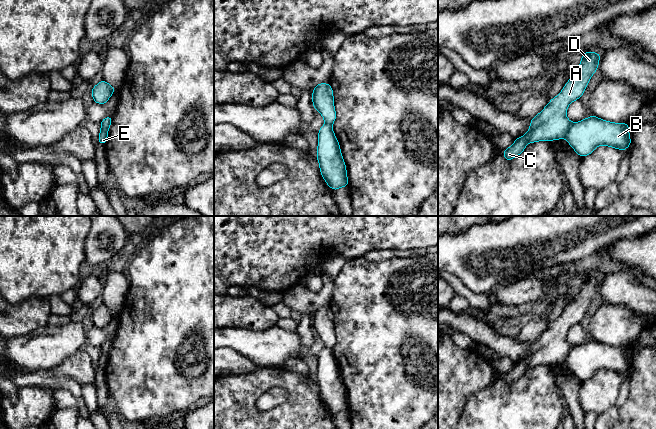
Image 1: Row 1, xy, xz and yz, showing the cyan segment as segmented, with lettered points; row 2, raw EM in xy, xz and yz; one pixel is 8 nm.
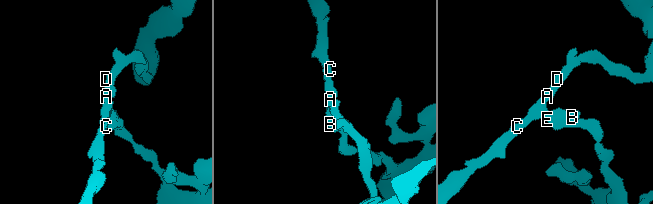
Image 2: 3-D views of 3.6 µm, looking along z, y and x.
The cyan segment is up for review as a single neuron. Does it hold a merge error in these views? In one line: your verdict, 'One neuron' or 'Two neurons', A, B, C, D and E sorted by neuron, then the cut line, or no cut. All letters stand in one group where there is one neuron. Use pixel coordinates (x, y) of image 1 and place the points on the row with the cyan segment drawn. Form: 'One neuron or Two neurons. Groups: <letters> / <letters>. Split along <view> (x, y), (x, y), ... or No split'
Two neurons. Groups: A C D / B E. Split along yz (572, 123), (565, 138)

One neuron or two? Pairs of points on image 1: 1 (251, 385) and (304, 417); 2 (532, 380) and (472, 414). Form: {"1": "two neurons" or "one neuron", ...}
{"1": "one neuron", "2": "one neuron"}

